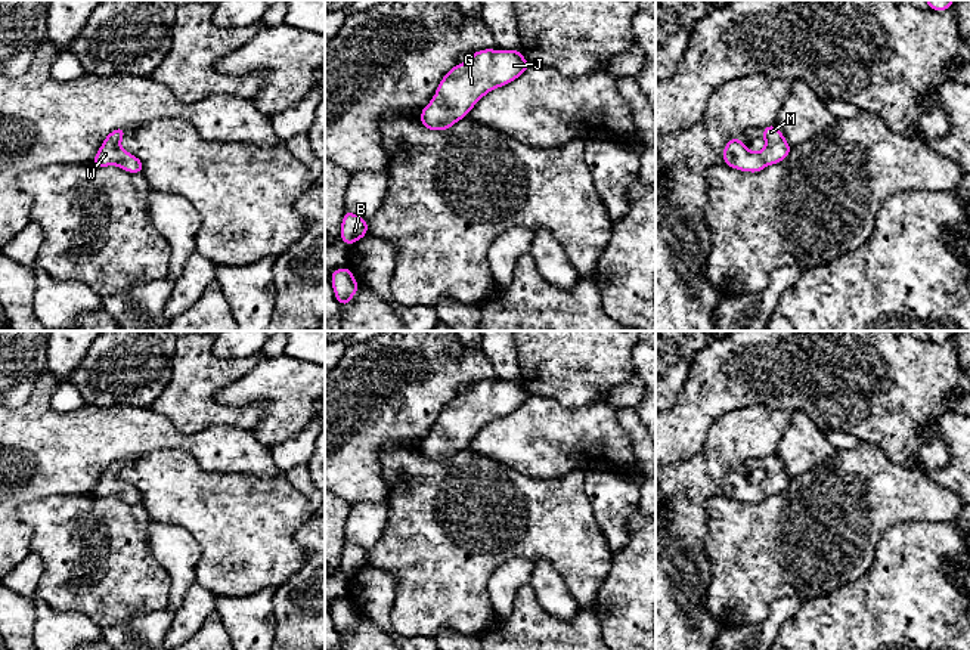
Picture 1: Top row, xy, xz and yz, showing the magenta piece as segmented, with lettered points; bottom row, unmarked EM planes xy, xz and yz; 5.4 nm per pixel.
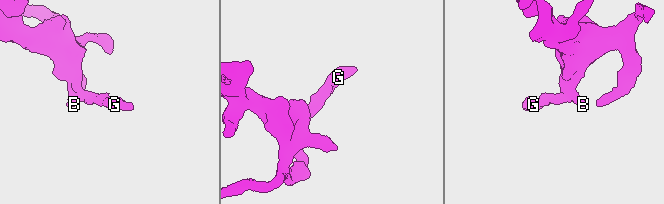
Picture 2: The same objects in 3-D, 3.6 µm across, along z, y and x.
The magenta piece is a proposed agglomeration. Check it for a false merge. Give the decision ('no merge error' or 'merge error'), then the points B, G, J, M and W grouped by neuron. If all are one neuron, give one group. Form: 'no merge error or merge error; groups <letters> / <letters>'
no merge error; groups B G J M W

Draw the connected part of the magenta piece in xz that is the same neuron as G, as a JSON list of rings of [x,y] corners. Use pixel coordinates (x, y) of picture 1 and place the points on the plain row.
[[[520,381],[474,383],[440,412],[436,427],[421,442],[421,455],[428,461],[449,461],[486,424],[514,412],[529,397]]]

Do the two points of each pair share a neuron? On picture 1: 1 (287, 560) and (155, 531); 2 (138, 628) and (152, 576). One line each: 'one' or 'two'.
1: two
2: two

